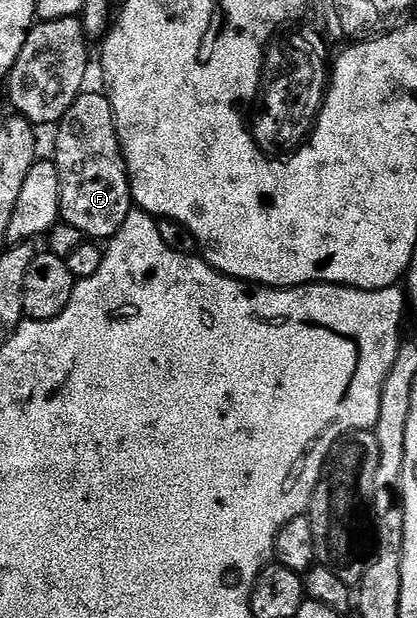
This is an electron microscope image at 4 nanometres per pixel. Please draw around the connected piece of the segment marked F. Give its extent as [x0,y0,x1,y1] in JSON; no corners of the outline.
[57,92,134,240]

